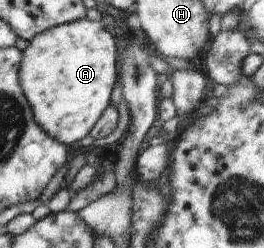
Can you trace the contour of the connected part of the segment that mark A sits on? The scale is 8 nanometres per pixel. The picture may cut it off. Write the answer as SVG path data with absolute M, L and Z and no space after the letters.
M87 18L54 27L36 35L22 51L20 61L20 87L32 107L38 125L62 145L72 146L84 139L101 119L111 103L111 95L118 74L118 47L114 34L107 31L102 21Z

